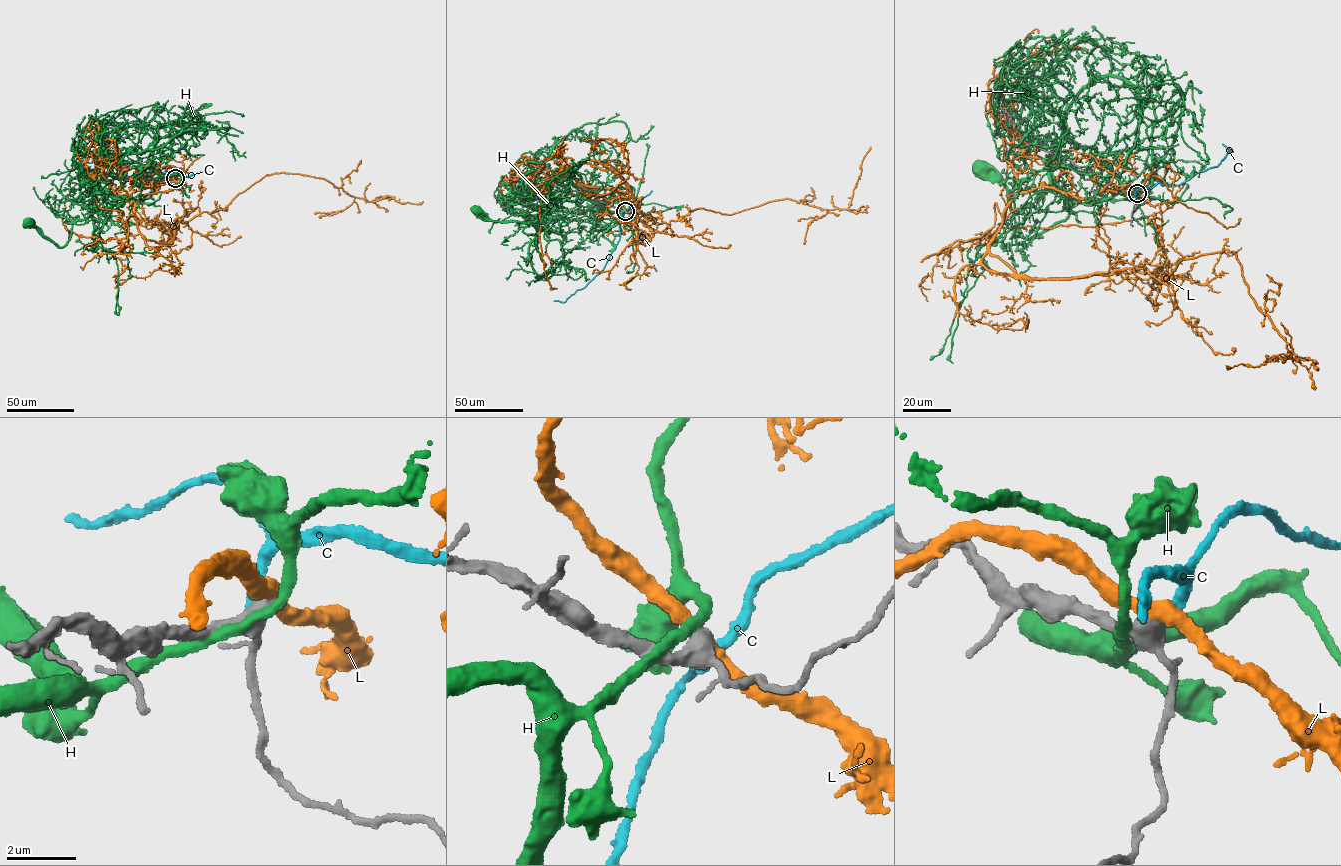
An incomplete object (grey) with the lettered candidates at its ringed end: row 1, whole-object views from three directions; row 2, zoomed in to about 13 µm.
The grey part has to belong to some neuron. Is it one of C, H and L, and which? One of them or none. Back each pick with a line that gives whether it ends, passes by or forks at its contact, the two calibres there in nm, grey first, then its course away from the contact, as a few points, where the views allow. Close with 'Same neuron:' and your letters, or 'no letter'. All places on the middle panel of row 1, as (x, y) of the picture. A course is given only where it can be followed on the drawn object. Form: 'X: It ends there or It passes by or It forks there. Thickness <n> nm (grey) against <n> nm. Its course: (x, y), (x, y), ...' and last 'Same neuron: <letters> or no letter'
C: It ends there. Thickness 500 nm (grey) against 360 nm. Its course: (625, 211), (619, 226), (620, 239), (604, 267), (564, 302), (554, 301)
Same neuron: C

